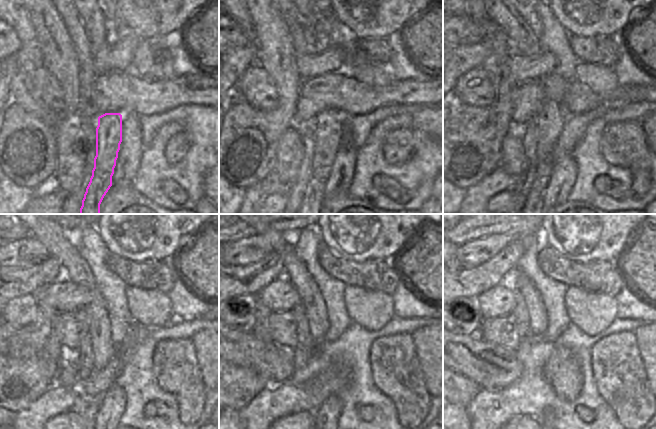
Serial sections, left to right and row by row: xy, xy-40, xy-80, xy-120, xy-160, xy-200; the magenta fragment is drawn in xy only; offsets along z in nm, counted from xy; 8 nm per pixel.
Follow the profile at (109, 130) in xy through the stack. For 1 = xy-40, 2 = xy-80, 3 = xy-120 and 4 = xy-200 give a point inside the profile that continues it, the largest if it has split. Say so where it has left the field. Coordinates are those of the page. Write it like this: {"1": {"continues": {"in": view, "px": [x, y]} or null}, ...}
{"1": {"continues": {"in": "xy-40", "px": [329, 125]}}, "2": {"continues": {"in": "xy-80", "px": [551, 121]}}, "3": {"continues": {"in": "xy-120", "px": [103, 349]}}, "4": {"continues": {"in": "xy-200", "px": [536, 310]}}}

